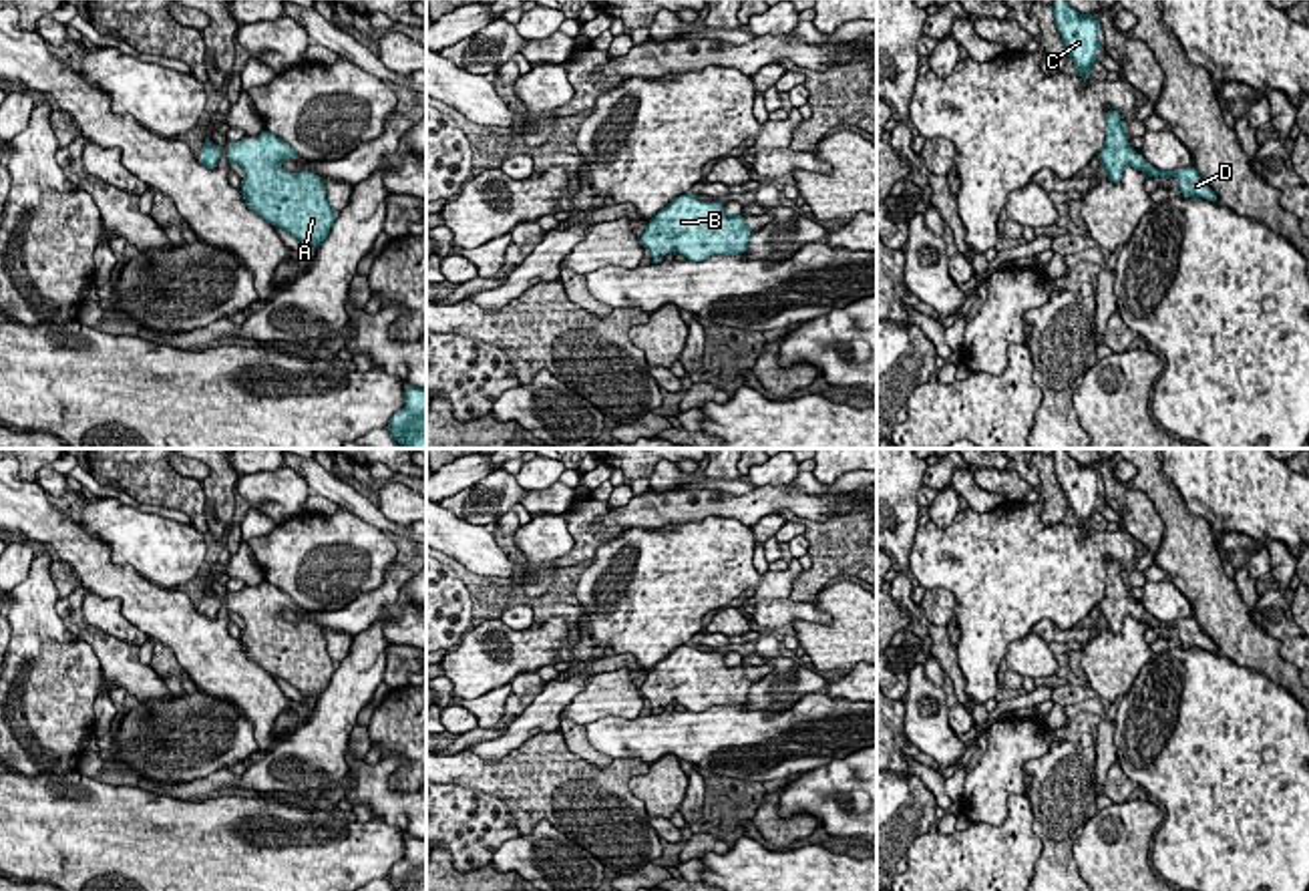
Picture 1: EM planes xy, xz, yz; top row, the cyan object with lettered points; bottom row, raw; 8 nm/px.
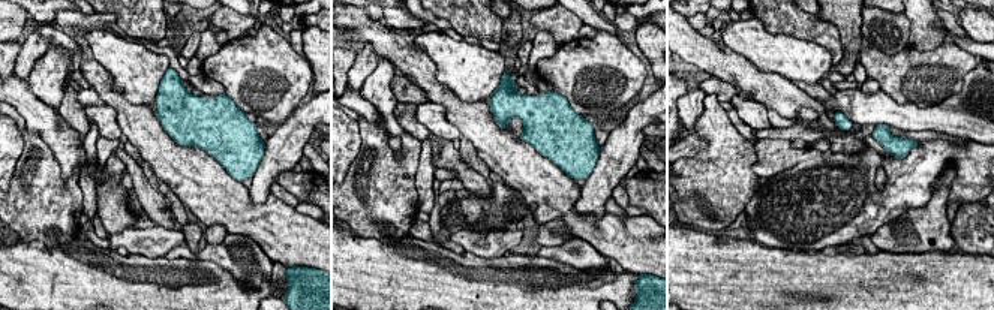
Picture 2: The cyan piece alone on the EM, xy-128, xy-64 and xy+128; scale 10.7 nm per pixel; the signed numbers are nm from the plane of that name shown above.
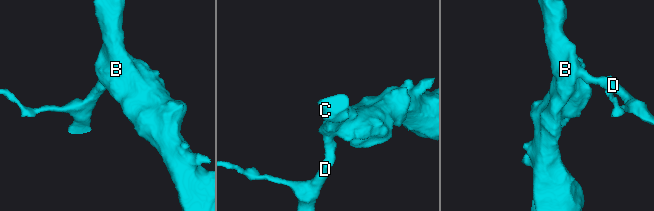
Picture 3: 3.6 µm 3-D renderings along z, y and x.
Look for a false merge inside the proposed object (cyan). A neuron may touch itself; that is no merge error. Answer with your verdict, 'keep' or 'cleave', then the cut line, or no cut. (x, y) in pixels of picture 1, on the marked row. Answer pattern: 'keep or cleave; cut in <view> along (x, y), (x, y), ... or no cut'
keep; no cut

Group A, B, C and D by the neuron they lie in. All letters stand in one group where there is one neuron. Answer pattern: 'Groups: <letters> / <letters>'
Groups: A B C D

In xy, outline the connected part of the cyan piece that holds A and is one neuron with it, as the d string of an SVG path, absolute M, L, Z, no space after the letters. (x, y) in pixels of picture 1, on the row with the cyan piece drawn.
M263 129L257 141L227 141L225 153L245 171L239 191L249 209L310 249L328 237L336 211L326 199L324 179L310 171L284 171L282 161L300 159L288 143Z

